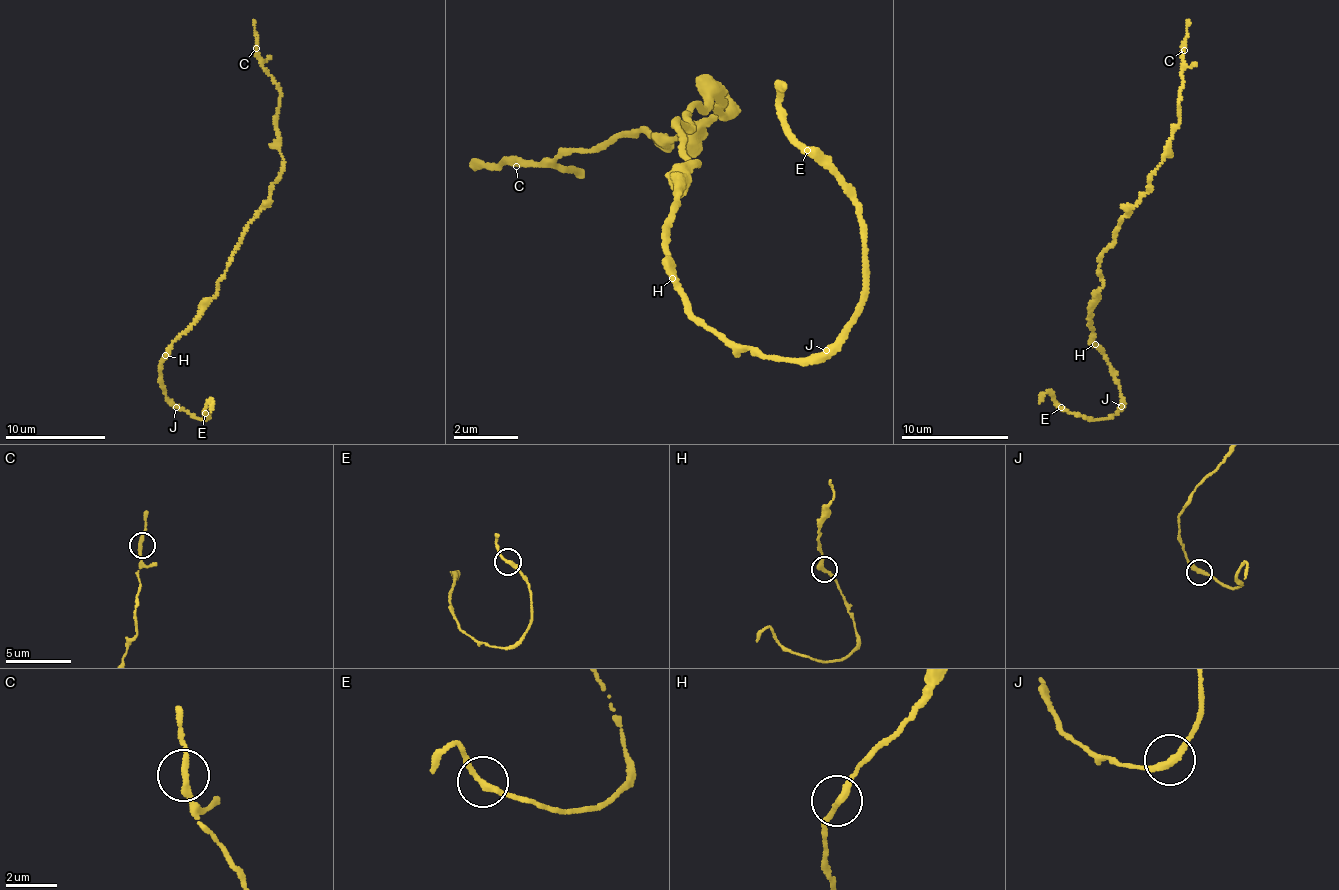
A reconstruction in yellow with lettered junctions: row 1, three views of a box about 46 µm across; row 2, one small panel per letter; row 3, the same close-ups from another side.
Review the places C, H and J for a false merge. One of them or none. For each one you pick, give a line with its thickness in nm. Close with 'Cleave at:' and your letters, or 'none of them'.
Cleave at: none of them

